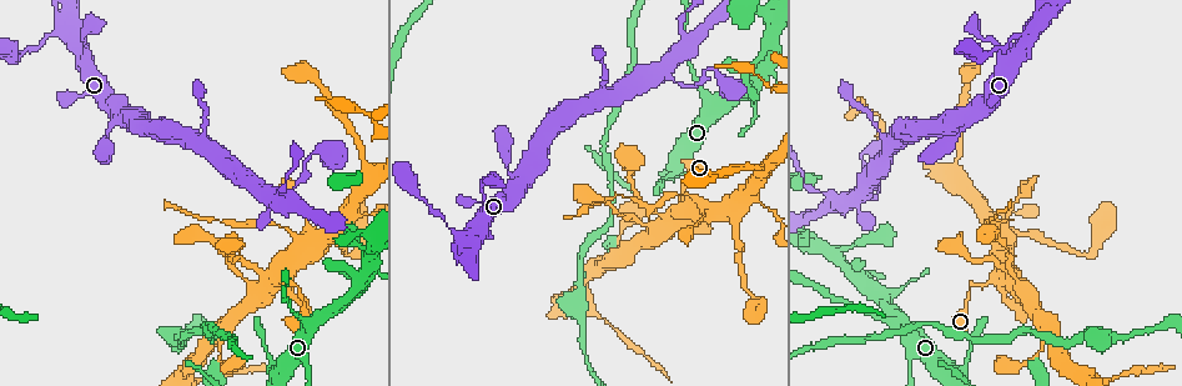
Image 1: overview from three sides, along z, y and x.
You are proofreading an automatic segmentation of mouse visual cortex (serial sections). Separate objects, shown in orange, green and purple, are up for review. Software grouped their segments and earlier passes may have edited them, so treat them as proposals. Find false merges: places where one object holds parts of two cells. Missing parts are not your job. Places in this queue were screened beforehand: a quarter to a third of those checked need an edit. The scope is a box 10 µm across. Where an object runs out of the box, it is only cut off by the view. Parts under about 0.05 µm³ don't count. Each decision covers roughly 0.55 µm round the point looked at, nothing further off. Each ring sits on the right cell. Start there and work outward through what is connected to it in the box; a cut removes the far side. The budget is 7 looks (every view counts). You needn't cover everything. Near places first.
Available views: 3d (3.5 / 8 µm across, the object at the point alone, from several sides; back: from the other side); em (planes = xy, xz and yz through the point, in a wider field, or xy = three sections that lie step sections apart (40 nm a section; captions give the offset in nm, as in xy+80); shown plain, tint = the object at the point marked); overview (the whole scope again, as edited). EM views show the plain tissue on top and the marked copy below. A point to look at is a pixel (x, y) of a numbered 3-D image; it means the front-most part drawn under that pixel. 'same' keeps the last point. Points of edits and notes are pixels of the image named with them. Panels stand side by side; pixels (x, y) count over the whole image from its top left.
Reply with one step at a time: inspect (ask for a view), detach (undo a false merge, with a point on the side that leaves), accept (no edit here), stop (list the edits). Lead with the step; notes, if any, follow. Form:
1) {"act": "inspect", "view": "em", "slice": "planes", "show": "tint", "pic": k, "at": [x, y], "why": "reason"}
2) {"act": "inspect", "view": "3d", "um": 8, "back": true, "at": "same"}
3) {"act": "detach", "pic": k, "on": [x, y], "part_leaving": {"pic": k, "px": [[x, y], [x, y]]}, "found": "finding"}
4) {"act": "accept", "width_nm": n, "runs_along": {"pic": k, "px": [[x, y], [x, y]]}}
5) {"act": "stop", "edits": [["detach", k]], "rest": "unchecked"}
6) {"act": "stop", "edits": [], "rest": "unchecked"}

{"act": "inspect", "view": "3d", "um": 8, "pic": 1, "at": [997, 40], "why": "abrupt turn"}

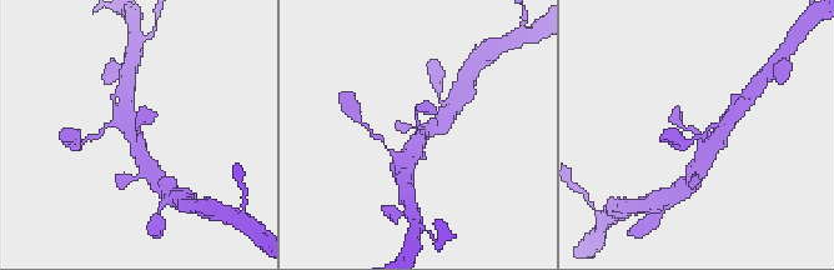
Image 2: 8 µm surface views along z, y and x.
{"act": "inspect", "view": "em", "slice": "planes", "show": "tint", "at": "same", "arm_widths_nm": [300, 450], "why": "now the EM"}

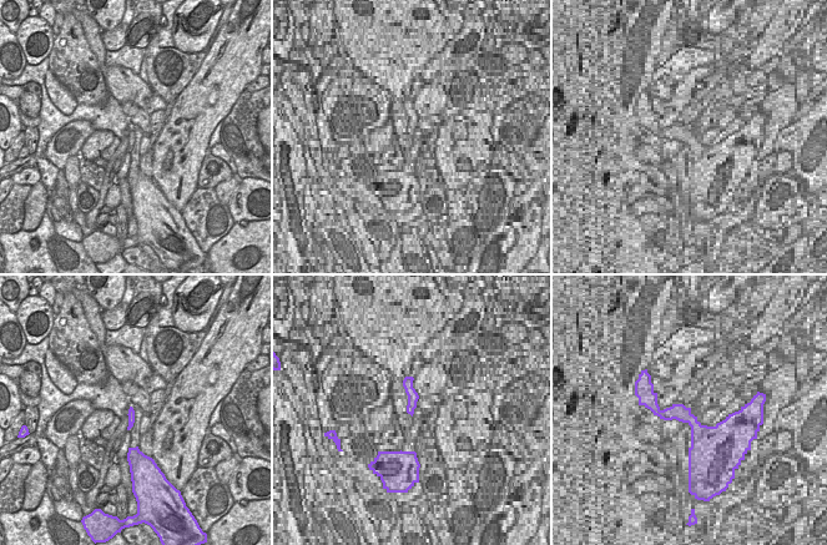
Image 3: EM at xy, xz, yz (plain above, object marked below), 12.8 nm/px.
{"act": "accept", "runs_along": {"pic": 2, "px": [[701, 160], [704, 140], [677, 116]]}, "found": "continuous, no second cell"}

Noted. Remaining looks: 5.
{"act": "inspect", "view": "3d", "um": 3.5, "pic": 1, "at": [891, 143], "why": "side arm on a straight run"}

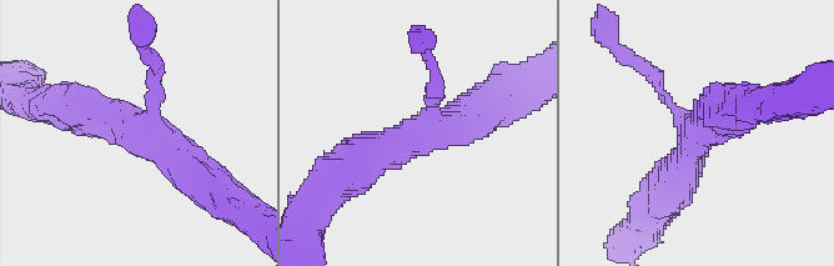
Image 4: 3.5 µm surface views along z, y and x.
{"act": "inspect", "view": "em", "slice": "xy", "step": 1, "show": "tint", "pic": 4, "at": [149, 133], "arms": 3, "arm_widths_nm": [150, 450, 500]}

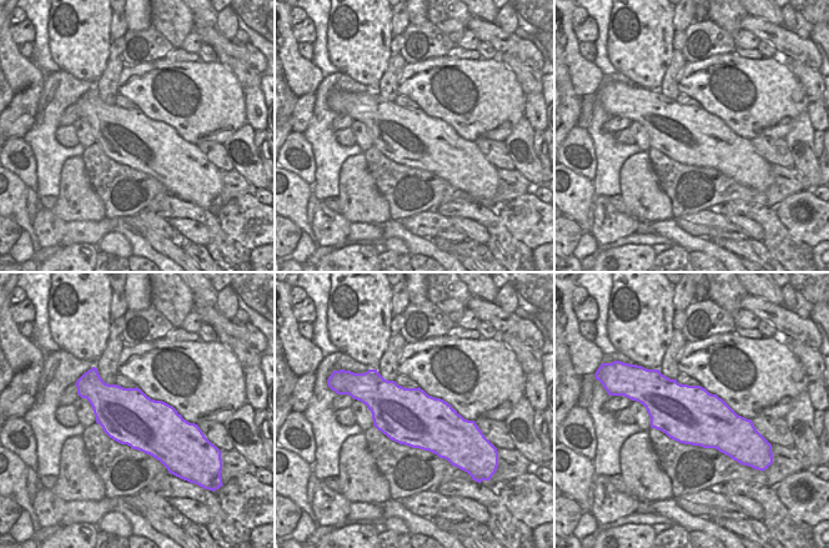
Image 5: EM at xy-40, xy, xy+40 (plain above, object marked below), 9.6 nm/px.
{"act": "accept", "runs_along": {"pic": 4, "px": [[78, 109], [155, 136], [209, 186]]}, "found": "one cell here"}

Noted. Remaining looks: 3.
{"act": "inspect", "view": "3d", "um": 3.5, "pic": 1, "at": [270, 224], "why": "sharp bend"}

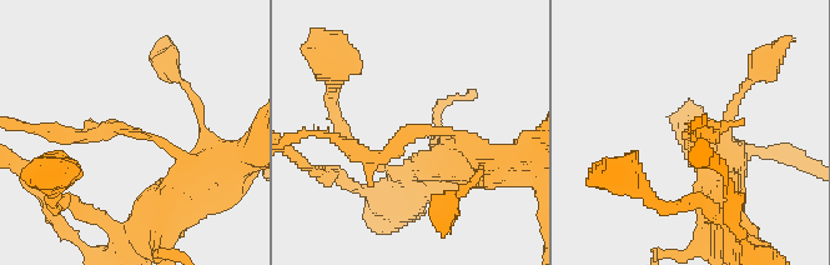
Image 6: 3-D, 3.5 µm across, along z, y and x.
{"act": "inspect", "view": "em", "slice": "xy", "step": 1, "show": "tint", "pic": 6, "at": [127, 131], "why": "shape alone is not enough"}

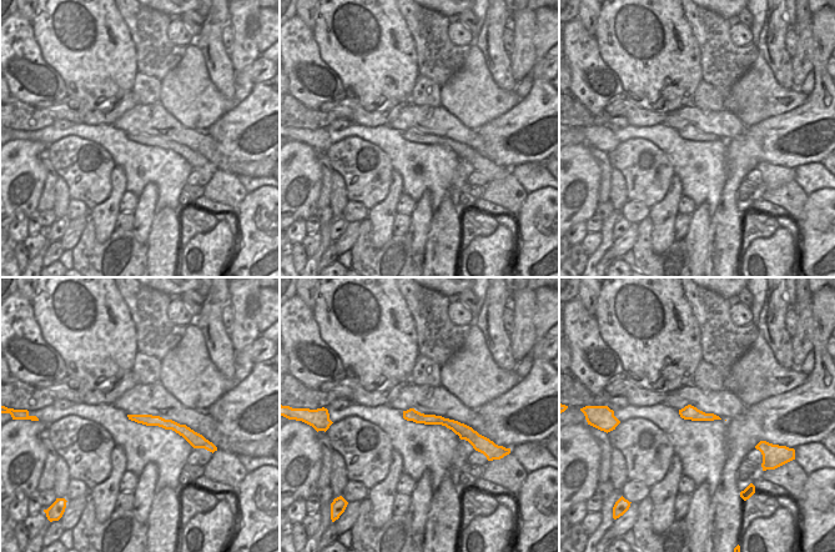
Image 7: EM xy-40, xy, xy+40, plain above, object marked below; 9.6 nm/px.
{"act": "detach", "pic": 6, "on": [390, 149], "part_leaving": {"pic": 6, "px": [[427, 135], [377, 158], [320, 135]]}, "found": "two cells meet here"}

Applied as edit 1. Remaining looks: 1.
{"act": "stop", "edits": [["detach", 6]], "rest": "unchecked"}

